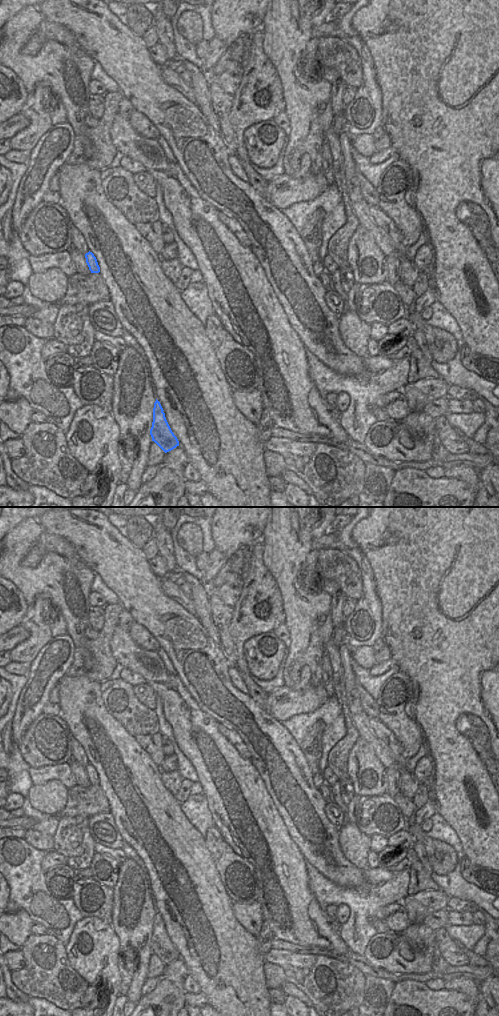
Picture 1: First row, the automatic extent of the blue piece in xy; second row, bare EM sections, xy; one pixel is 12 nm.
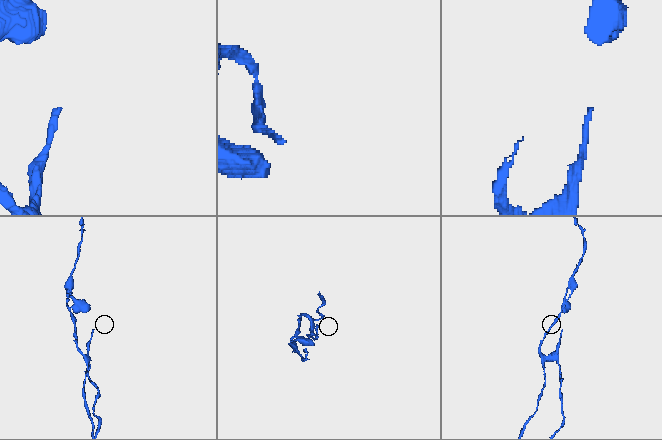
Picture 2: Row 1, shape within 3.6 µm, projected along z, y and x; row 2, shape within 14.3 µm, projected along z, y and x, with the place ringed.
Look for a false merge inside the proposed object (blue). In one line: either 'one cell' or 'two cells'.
two cells

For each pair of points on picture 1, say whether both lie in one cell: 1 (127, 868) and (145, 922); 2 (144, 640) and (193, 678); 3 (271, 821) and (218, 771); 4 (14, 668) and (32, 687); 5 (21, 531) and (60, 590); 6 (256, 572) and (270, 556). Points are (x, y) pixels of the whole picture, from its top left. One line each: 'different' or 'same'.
1: same
2: different
3: same
4: different
5: same
6: different

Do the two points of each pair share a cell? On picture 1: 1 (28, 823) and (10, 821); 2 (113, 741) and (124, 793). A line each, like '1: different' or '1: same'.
1: same
2: same

